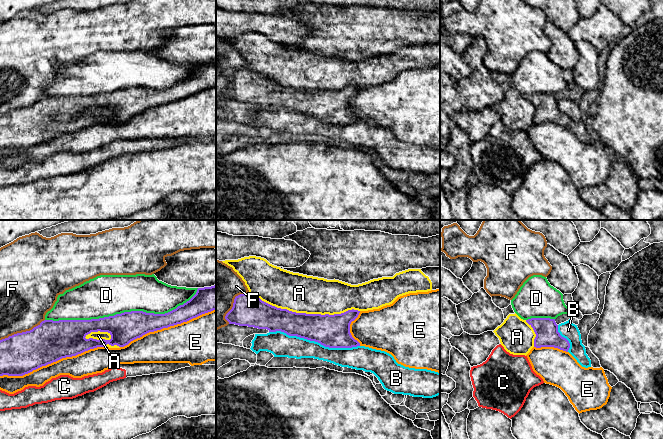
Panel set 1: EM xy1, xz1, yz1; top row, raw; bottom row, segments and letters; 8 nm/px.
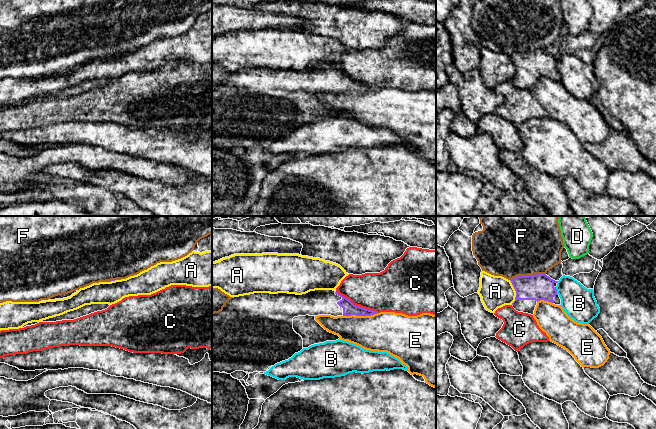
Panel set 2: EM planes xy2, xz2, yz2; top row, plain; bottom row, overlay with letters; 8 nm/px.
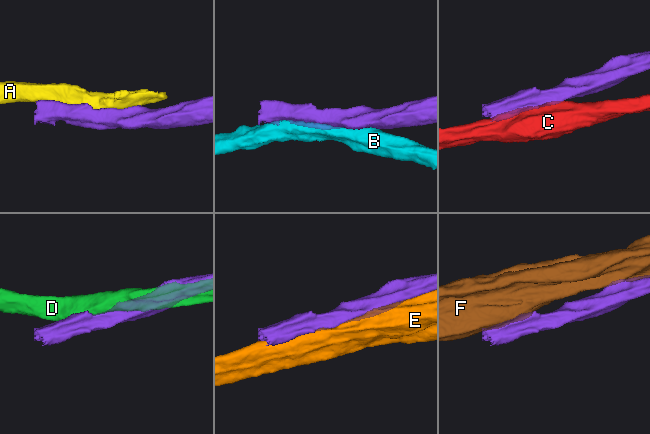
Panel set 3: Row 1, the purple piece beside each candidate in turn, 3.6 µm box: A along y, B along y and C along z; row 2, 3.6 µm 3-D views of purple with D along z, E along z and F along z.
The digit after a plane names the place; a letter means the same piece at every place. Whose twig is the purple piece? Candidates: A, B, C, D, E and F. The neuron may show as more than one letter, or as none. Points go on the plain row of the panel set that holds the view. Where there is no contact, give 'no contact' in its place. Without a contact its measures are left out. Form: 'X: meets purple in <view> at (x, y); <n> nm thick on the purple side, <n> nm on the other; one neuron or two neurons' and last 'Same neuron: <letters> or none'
A: meets purple in xz1 at (303, 89); 260 nm thick on the purple side, 320 nm on the other; two neurons
B: meets purple in xz1 at (314, 116); 260 nm thick on the purple side, 180 nm on the other; two neurons
C: meets purple in xz2 at (357, 82); 100 nm thick on the purple side, 320 nm on the other; two neurons
D: meets purple in xy1 at (122, 89); 240 nm thick on the purple side, 340 nm on the other; two neurons
E: meets purple in xy1 at (52, 138); 320 nm thick on the purple side, 180 nm on the other; two neurons
F: meets purple in xy1 at (22, 108); 320 nm thick on the purple side, 400 nm on the other; two neurons
Same neuron: none

